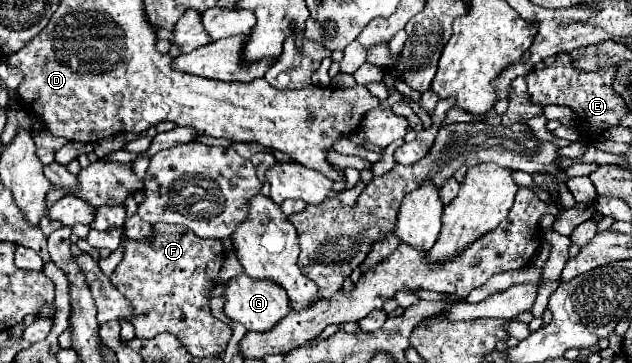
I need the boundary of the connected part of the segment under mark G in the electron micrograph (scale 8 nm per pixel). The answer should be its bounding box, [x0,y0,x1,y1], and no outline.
[223,273,291,333]

